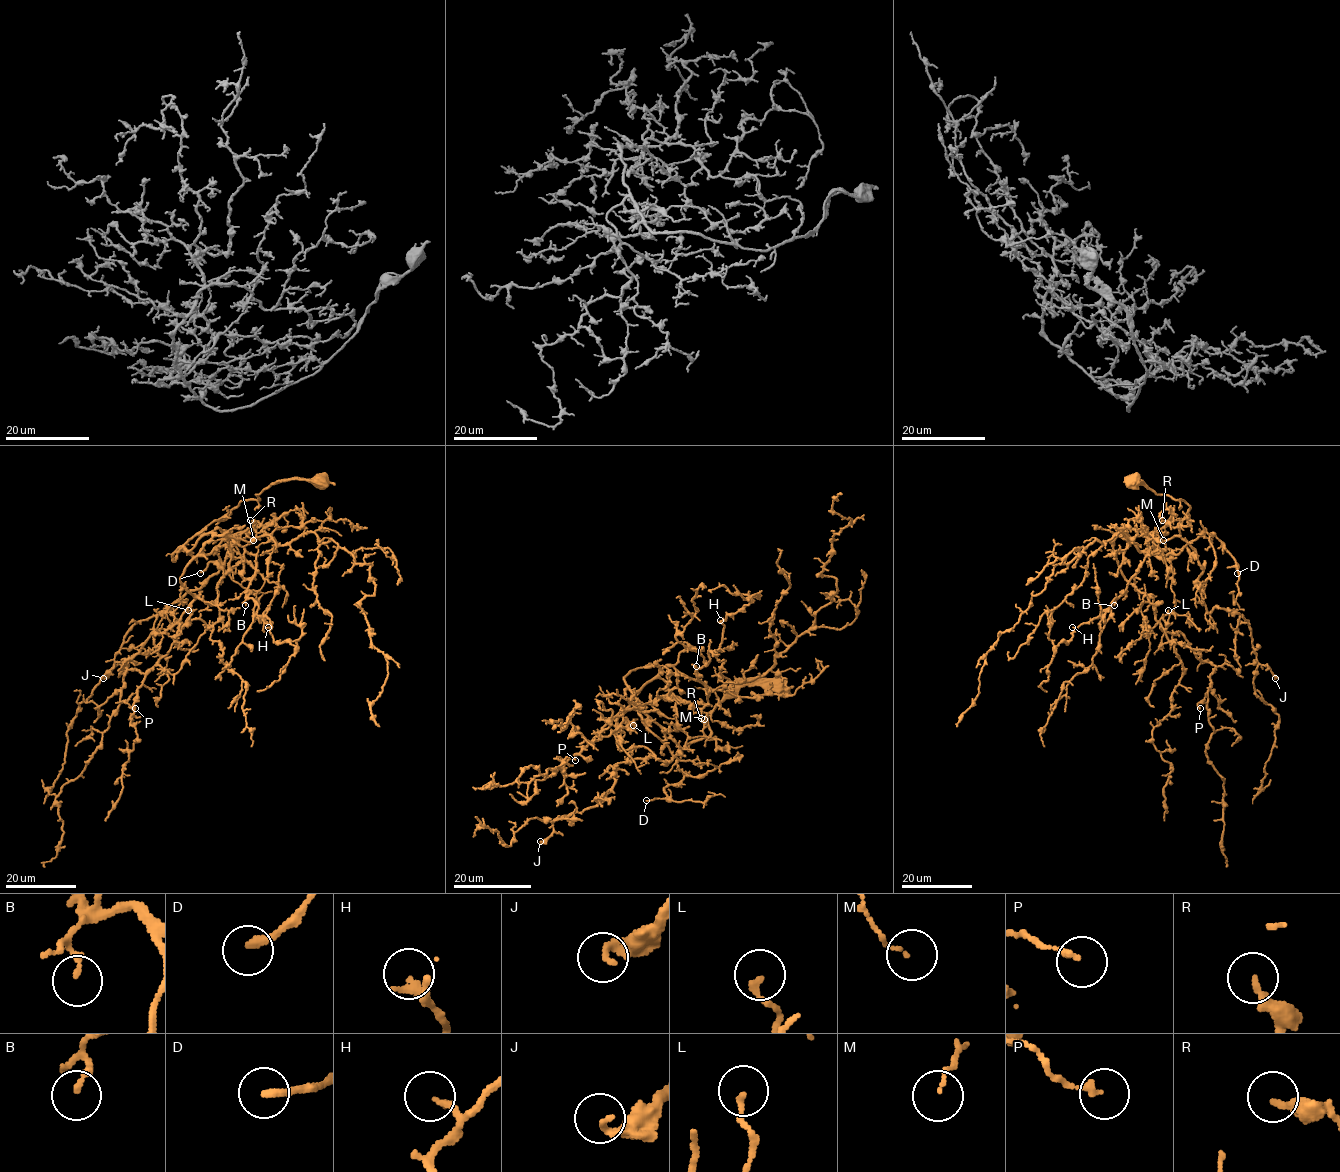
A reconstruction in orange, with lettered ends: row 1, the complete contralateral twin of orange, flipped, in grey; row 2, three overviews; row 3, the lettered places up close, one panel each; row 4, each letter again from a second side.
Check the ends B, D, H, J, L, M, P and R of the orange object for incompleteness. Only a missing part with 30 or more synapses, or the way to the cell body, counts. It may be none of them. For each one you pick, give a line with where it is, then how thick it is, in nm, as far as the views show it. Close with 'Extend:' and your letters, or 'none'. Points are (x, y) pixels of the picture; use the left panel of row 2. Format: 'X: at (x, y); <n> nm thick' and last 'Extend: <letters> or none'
D: at (200, 573); 240 nm thick
Extend: D

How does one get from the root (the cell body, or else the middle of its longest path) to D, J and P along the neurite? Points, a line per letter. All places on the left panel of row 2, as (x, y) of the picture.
D: (322, 482), (271, 483), (259, 500), (208, 524), (183, 545), (187, 554), (235, 537), (200, 573)
J: (322, 482), (271, 483), (194, 534), (187, 550), (216, 528), (237, 538), (198, 588), (132, 627), (103, 678)
P: (322, 482), (271, 483), (183, 545), (212, 533), (180, 579), (194, 600), (124, 662), (119, 702), (135, 708)

